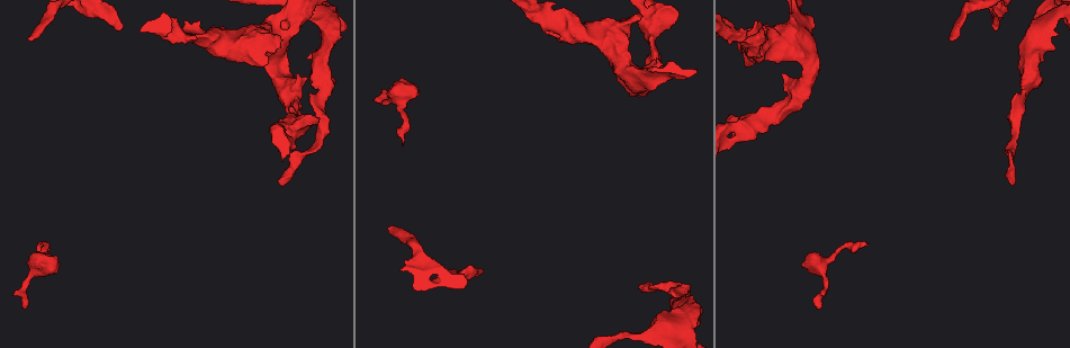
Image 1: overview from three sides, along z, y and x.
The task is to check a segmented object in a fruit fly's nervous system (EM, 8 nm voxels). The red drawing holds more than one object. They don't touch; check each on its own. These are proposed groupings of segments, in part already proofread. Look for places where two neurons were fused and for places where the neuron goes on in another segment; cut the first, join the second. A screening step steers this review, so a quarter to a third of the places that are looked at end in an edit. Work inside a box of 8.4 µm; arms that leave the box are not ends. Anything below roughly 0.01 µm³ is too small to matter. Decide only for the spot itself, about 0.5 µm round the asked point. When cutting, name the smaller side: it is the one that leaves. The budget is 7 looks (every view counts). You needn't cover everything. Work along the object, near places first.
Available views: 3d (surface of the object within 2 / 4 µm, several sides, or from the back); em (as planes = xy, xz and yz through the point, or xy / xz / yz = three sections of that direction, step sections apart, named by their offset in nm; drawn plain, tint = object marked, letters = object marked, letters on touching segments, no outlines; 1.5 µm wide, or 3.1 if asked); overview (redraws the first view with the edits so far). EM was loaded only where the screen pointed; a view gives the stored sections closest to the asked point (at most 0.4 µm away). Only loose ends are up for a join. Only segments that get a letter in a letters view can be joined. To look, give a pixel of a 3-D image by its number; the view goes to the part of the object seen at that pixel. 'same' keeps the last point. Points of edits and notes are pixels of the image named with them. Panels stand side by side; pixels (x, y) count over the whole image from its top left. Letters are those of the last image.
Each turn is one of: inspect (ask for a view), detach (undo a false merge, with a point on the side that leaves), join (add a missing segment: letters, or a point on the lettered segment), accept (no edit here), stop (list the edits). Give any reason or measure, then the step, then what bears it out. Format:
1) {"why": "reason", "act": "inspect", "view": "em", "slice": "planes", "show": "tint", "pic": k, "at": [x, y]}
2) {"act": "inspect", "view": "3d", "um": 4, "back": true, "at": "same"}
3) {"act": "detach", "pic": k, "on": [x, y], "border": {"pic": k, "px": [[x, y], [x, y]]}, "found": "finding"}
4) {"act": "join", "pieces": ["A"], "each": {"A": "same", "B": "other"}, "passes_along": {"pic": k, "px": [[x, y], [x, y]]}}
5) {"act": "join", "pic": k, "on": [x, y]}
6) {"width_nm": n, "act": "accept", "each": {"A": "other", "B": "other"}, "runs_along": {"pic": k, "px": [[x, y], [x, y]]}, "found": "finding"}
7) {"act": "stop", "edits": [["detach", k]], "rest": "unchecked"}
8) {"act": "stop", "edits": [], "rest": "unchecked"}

{"why": "tapers out", "act": "inspect", "view": "3d", "um": 2, "pic": 1, "at": [950, 38]}

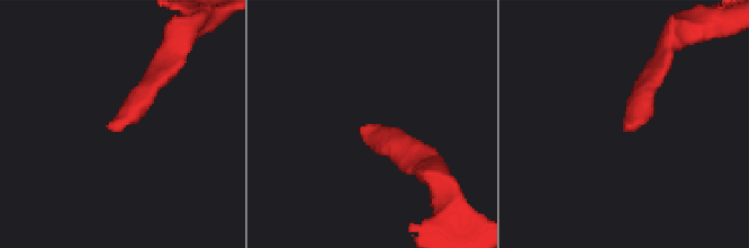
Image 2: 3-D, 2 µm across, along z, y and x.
{"act": "inspect", "view": "em", "slice": "planes", "show": "letters", "pic": 2, "at": [108, 125]}

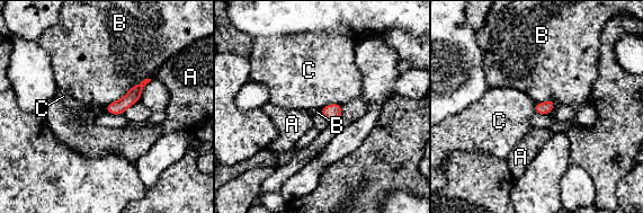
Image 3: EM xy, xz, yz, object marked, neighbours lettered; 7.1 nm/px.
{"act": "accept", "each": {"A": "other", "B": "other", "C": "other"}, "runs_along": {"pic": 3, "px": [[140, 86], [122, 105], [108, 108]]}, "found": "none of them fits"}

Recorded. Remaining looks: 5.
{"why": "an open end", "act": "inspect", "view": "em", "slice": "planes", "show": "tint", "pic": 1, "at": [122, 27]}

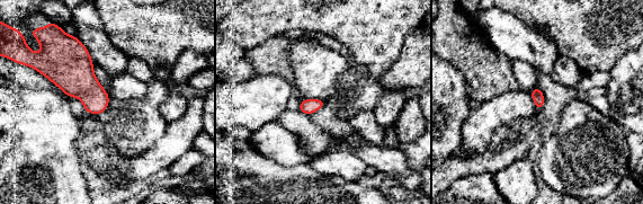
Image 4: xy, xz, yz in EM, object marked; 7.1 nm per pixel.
{"act": "inspect", "view": "em", "slice": "planes", "show": "letters", "at": "same"}

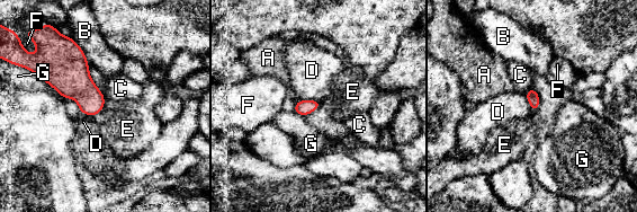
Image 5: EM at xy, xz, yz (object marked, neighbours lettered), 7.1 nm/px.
{"act": "accept", "each": {"A": "other", "B": "other", "C": "other", "D": "other", "E": "other", "F": "other", "G": "other"}, "border": {"pic": 5, "px": [[102, 108], [95, 116]]}, "found": "no lettered segment goes on from it"}

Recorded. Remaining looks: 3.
{"why": "branch stops here", "act": "inspect", "view": "em", "slice": "planes", "show": "plain", "pic": 1, "at": [40, 242]}

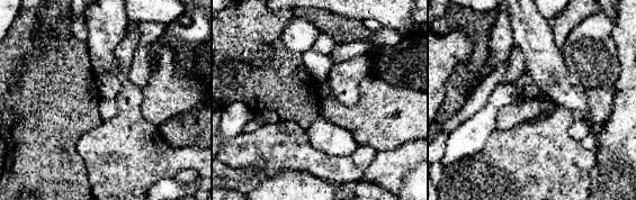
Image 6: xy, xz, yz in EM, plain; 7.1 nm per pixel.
{"act": "inspect", "view": "em", "slice": "planes", "show": "letters", "at": "same"}

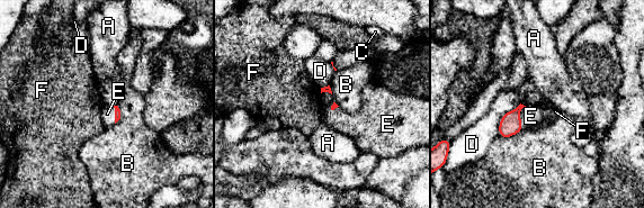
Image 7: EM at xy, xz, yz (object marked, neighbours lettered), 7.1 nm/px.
{"act": "join", "pieces": ["E"], "each": {"A": "other", "B": "other", "C": "other", "D": "other", "E": "same", "F": "other"}, "passes_along": {"pic": 7, "px": [[510, 124], [519, 117], [530, 116]]}, "found": "the neuron continues"}

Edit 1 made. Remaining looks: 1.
{"act": "stop", "edits": [["join", 7]], "rest": "unchecked"}

